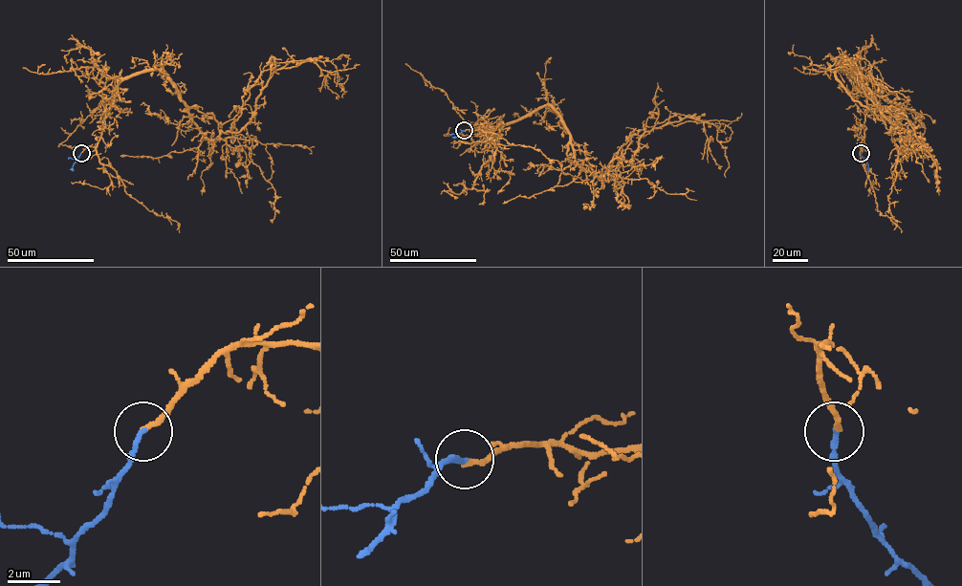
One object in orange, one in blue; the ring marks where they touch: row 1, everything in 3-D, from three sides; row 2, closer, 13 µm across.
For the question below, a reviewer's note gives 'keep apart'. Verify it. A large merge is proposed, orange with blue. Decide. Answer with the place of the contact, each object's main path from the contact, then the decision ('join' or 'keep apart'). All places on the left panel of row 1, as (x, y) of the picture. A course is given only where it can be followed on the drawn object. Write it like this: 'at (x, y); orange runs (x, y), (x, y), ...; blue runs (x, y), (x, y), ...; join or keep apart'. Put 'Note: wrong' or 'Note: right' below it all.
at (81, 153); orange runs (81, 153), (116, 88), (147, 71), (211, 140), (250, 120), (277, 70), (313, 61), (343, 97); blue runs (81, 153), (69, 169); join
Note: wrong

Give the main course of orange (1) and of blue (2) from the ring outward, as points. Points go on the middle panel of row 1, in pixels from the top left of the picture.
1: (464, 131), (496, 136), (550, 105), (574, 159), (602, 177), (645, 132), (695, 119), (717, 128), (726, 177)
2: (464, 130), (451, 138)

